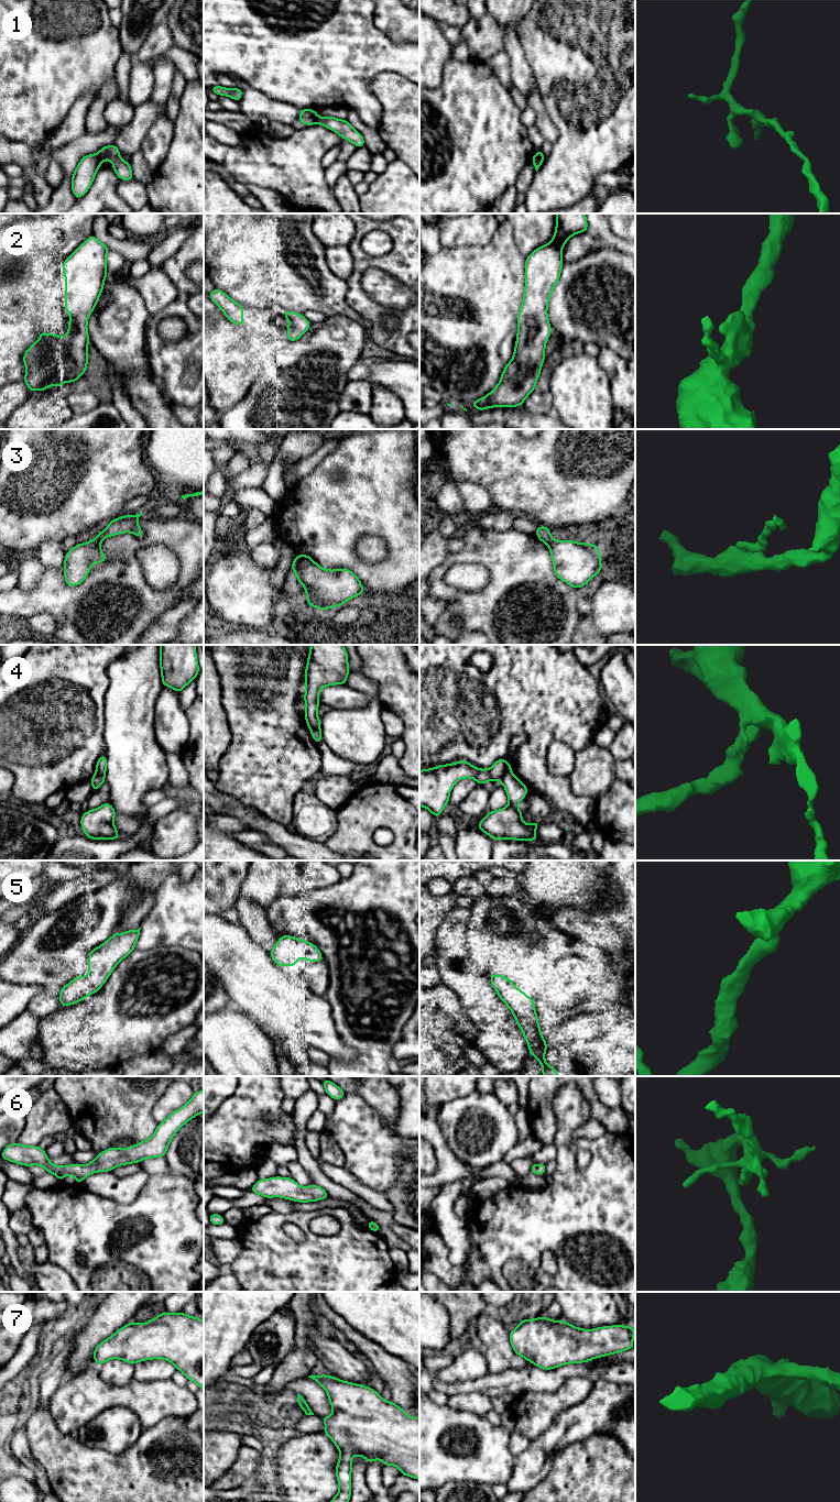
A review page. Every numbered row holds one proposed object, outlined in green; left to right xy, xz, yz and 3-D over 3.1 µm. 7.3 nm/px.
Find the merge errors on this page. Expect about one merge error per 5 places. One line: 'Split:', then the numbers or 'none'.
Split: 1, 3, 4

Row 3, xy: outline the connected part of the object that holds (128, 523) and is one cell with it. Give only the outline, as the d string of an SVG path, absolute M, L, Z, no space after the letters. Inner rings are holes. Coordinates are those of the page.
M144 513L137 515L124 515L110 520L109 525L101 533L99 533L94 540L90 541L101 542L109 536L114 536L122 533L133 533L137 537L141 538L143 536L143 531L139 527L138 519L142 514Z

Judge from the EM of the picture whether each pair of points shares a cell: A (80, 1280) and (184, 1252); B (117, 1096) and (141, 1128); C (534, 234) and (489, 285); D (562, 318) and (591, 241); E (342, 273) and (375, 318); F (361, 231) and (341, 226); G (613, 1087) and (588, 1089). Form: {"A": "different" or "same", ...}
{"A": "same", "B": "same", "C": "different", "D": "different", "E": "different", "F": "different", "G": "different"}

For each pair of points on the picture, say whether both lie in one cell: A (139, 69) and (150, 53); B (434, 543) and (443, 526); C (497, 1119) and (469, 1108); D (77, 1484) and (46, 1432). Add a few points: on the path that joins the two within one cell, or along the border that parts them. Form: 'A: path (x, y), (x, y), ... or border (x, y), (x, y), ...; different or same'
A: border (134, 58), (150, 63); different
B: border (433, 521), (436, 528), (446, 539); different
C: path (490, 1119), (480, 1119), (476, 1115); same
D: path (75, 1471), (48, 1445); same

